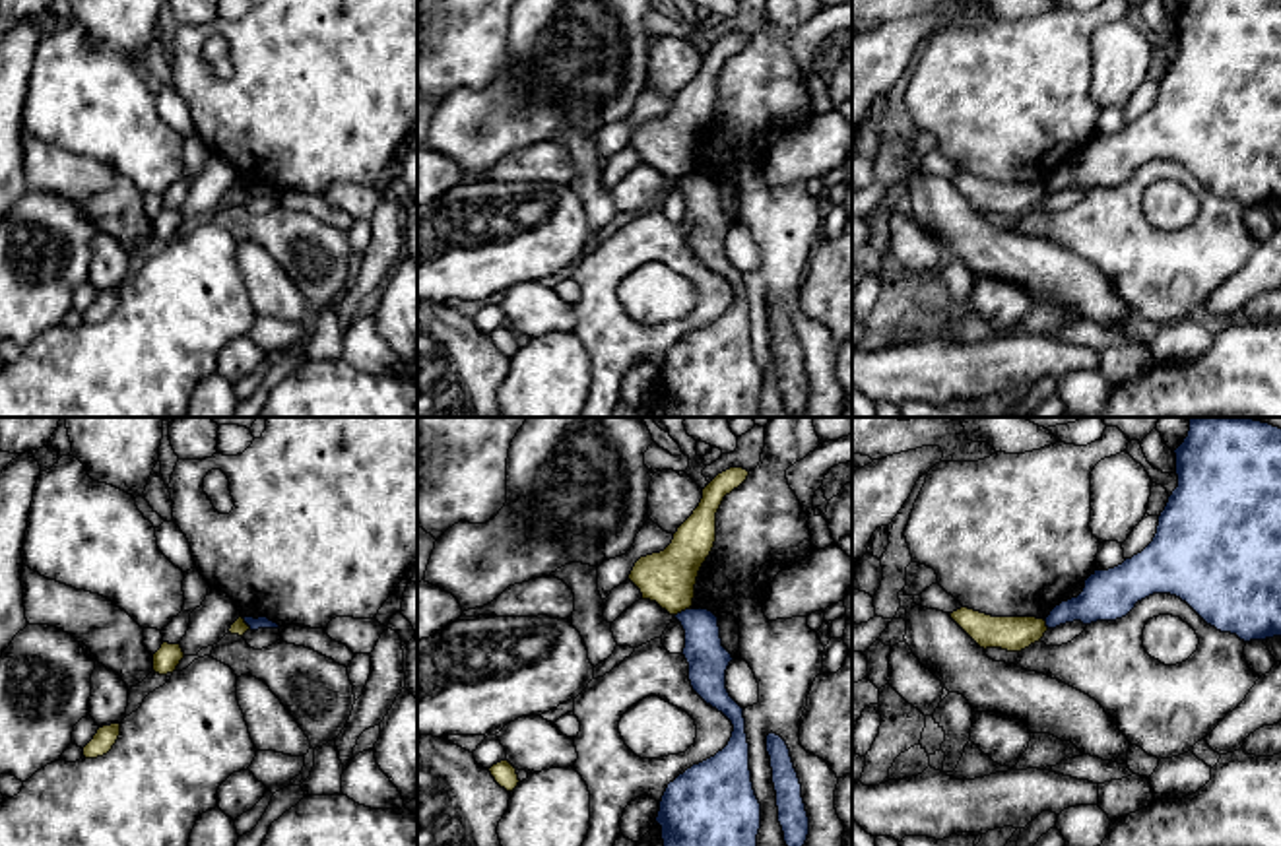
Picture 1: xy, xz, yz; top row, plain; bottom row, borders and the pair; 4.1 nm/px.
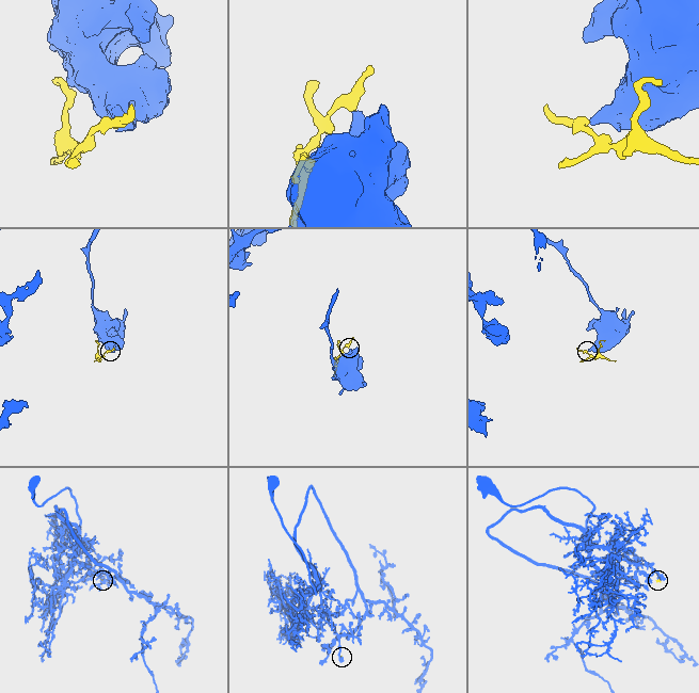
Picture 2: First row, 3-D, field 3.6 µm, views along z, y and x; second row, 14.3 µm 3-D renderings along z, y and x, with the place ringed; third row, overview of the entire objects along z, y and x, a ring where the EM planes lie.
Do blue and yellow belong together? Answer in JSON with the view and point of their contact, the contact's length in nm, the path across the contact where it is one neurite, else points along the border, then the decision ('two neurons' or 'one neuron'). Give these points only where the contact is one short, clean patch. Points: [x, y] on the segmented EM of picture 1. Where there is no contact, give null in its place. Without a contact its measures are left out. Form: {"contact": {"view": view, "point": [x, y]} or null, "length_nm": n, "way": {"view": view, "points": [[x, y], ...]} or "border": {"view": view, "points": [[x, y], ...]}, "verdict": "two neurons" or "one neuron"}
{"contact": {"view": "xz", "point": [682, 612]}, "length_nm": 80, "border": {"view": "xz", "points": [[689, 608], [674, 616]]}, "verdict": "two neurons"}

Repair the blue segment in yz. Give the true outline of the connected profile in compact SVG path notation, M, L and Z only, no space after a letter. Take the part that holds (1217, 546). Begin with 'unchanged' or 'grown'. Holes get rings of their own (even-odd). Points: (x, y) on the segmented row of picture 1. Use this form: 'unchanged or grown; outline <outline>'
unchanged; outline M1194 417L1174 454L1178 487L1153 541L1122 565L1095 570L1077 598L1050 611L1048 629L1116 621L1137 602L1170 594L1244 642L1281 636L1281 429L1254 419Z

